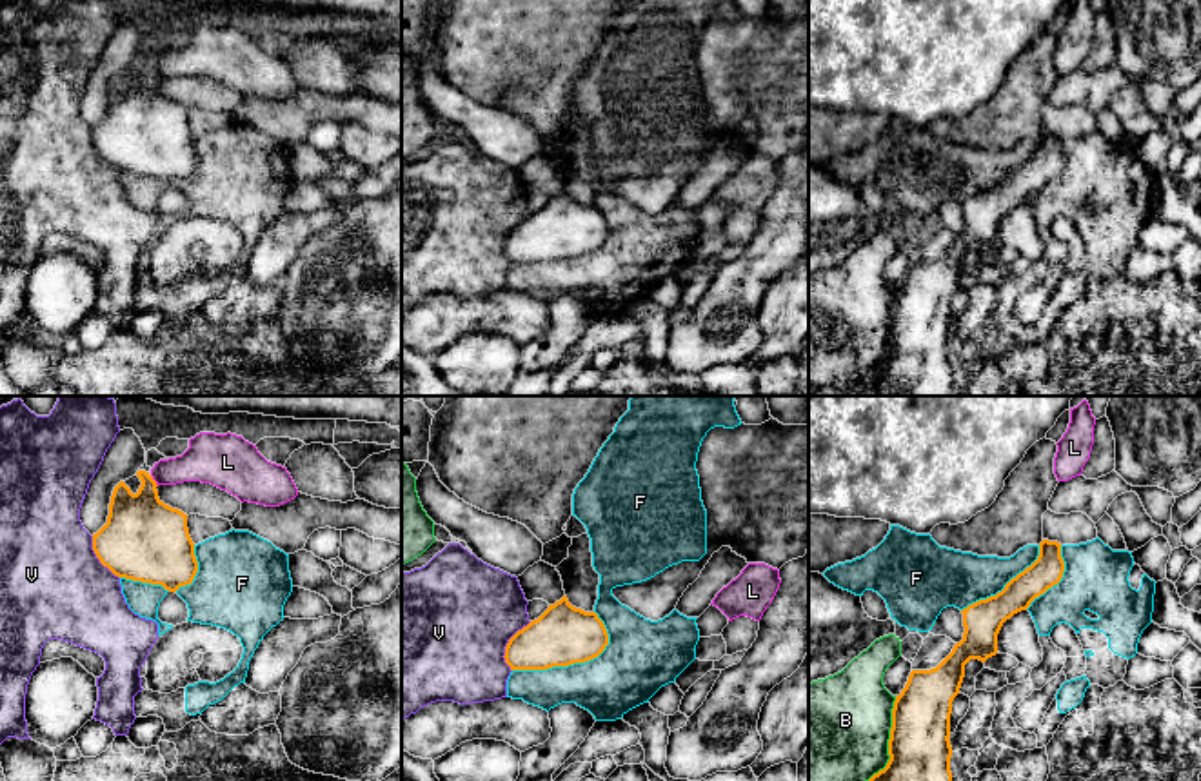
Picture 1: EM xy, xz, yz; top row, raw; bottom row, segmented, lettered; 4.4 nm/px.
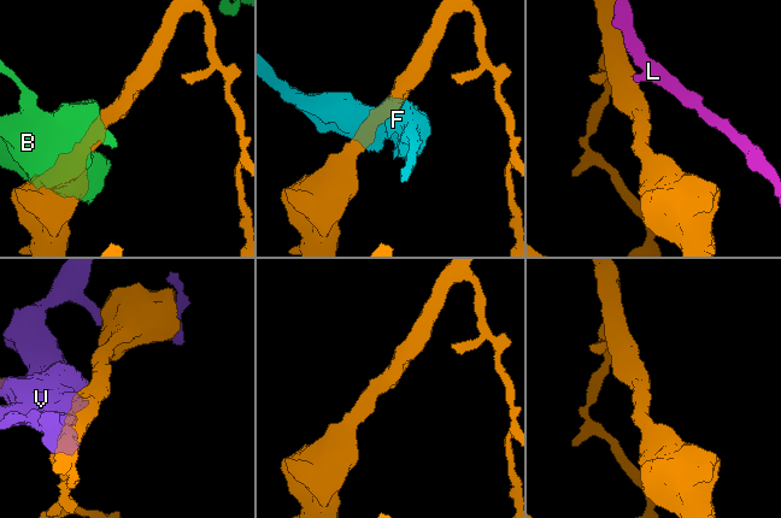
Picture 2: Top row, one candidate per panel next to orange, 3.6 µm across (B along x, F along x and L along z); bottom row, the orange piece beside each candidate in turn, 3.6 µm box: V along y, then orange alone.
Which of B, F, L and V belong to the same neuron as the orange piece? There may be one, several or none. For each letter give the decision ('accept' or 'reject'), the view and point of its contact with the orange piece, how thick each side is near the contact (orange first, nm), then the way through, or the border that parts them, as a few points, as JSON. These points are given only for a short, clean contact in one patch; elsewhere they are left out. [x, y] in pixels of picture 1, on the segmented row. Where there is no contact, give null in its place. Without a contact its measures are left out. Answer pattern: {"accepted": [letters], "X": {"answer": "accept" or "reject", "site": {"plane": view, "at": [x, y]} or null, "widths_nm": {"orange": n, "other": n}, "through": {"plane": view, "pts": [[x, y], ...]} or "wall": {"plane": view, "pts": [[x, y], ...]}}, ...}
{"accepted": [], "B": {"answer": "reject", "site": {"plane": "yz", "at": [889, 740]}, "widths_nm": {"orange": 280, "other": 460}}, "F": {"answer": "reject", "site": {"plane": "xz", "at": [567, 665]}, "widths_nm": {"orange": 260, "other": 280}}, "L": {"answer": "reject", "site": {"plane": "xy", "at": [153, 480]}, "widths_nm": {"orange": 340, "other": 200}, "wall": {"plane": "xy", "pts": [[151, 474], [157, 485]]}}, "V": {"answer": "reject", "site": {"plane": "xz", "at": [507, 645]}, "widths_nm": {"orange": 260, "other": 480}}}

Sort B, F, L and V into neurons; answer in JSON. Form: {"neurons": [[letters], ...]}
{"neurons": [["B"], ["F"], ["L"], ["V"]]}

